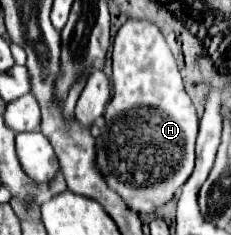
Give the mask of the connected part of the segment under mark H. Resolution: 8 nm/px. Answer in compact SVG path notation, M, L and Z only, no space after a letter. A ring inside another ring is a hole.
M127 20L113 40L111 58L113 96L103 114L105 128L97 138L95 164L101 170L109 188L121 194L121 198L133 212L137 212L139 216L147 216L165 206L193 172L199 118L189 94L183 88L183 80L175 64L175 58L155 24L143 20Z

